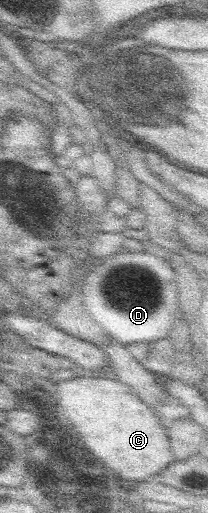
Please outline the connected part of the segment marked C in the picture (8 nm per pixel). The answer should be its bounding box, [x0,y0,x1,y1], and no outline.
[57,377,174,485]

